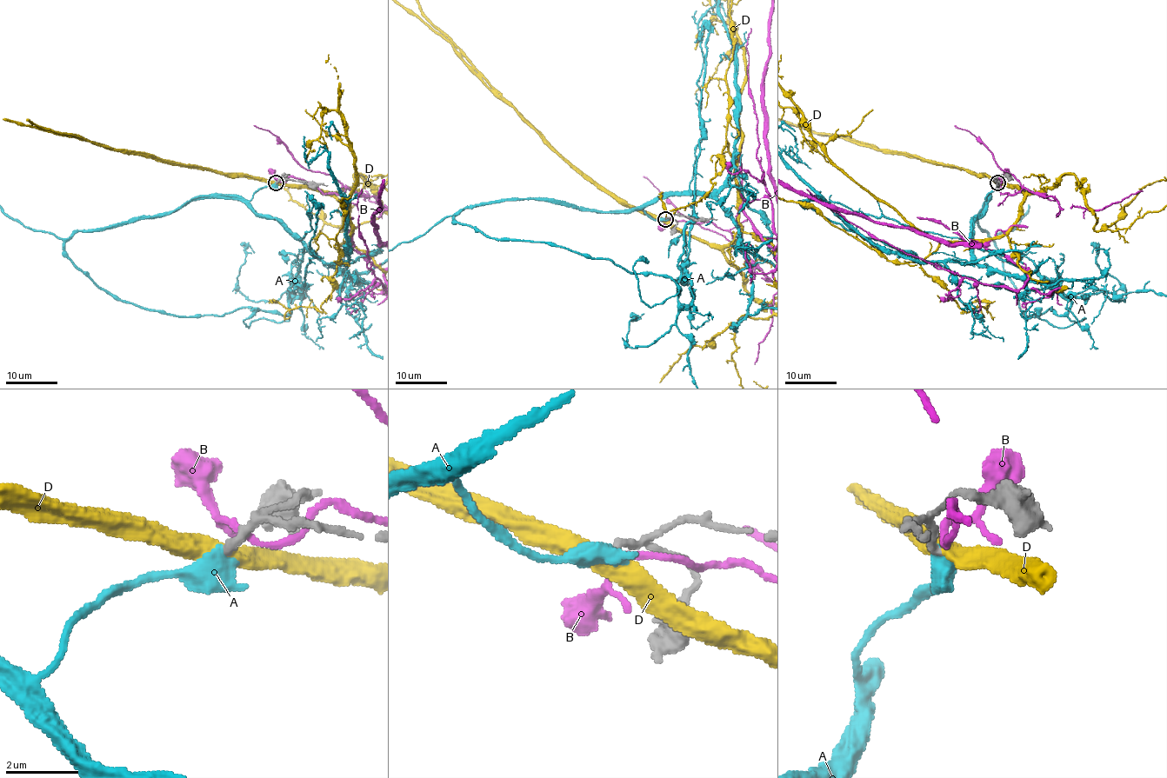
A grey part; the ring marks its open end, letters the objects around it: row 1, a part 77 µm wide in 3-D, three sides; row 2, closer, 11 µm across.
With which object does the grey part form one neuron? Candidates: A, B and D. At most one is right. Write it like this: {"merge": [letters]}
{"merge": ["A"]}

